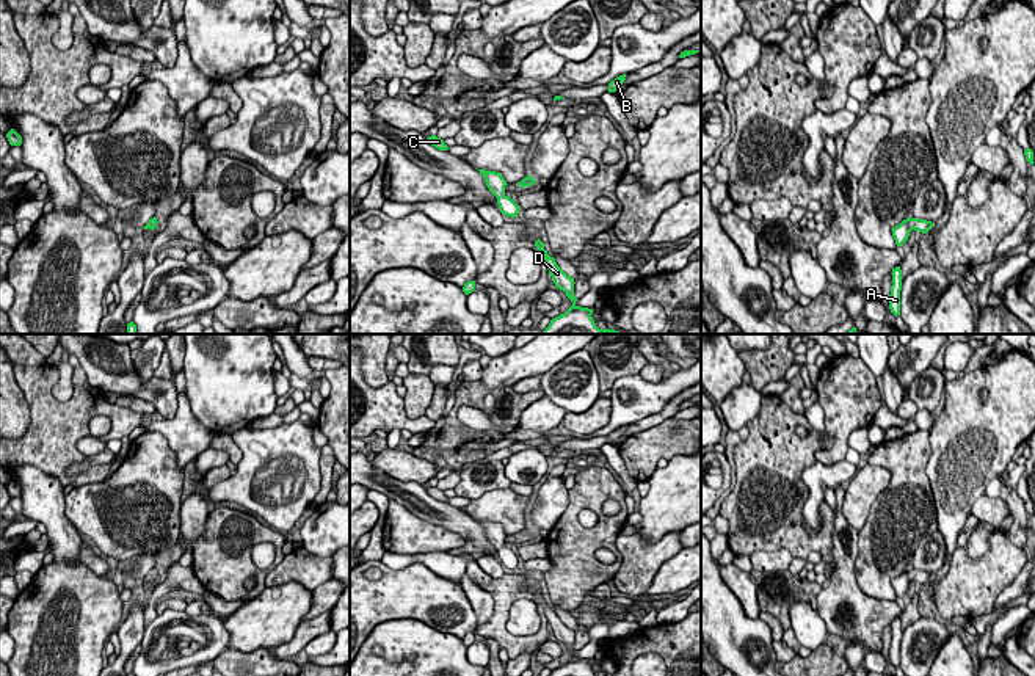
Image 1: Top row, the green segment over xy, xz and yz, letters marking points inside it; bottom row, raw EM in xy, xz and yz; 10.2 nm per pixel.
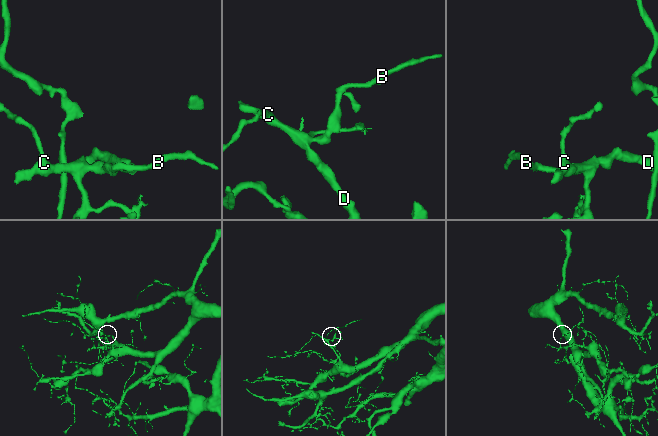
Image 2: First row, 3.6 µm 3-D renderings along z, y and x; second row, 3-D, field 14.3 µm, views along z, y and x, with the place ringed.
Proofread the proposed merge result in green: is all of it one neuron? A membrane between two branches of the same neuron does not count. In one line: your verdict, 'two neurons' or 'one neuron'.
one neuron

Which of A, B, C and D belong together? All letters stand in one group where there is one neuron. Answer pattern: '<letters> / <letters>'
A B C D

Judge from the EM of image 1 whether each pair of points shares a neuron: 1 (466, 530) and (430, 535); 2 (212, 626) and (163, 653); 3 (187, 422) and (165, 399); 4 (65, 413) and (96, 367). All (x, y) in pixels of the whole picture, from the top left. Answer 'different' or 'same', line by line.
1: different
2: same
3: different
4: different

